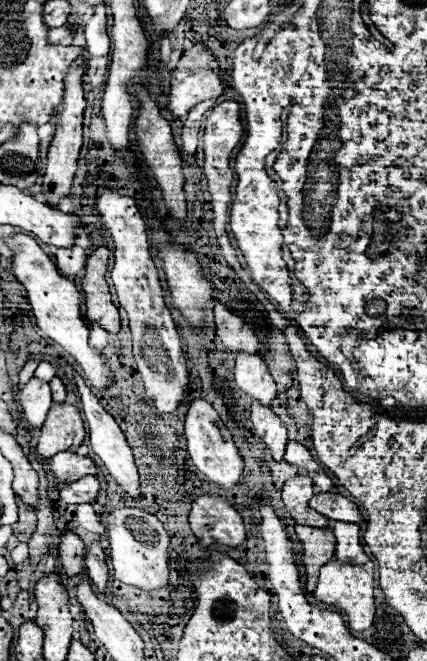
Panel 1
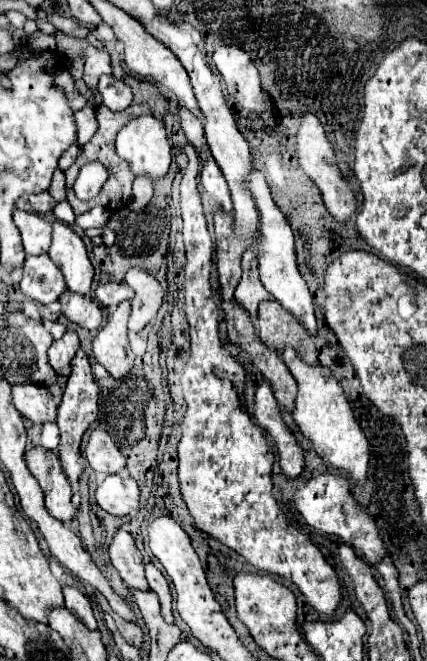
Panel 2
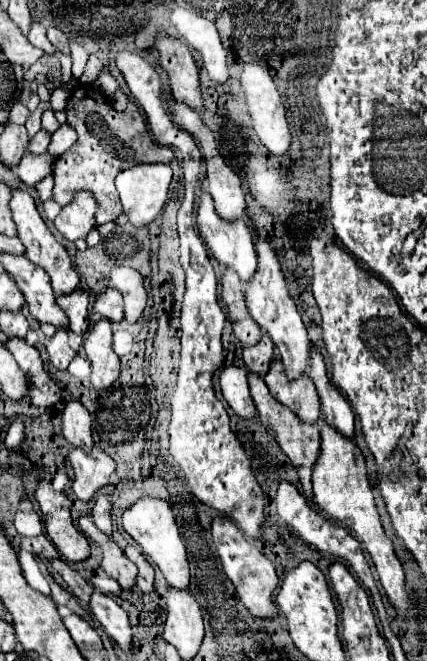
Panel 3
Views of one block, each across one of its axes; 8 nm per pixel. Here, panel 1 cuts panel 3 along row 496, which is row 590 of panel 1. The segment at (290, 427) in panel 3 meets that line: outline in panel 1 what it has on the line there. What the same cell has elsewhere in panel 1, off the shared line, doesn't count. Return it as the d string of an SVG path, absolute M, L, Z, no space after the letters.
M296 526L296 534L302 542L302 564L306 568L306 592L314 592L320 568L334 558L336 538L332 530L316 530L312 526Z

